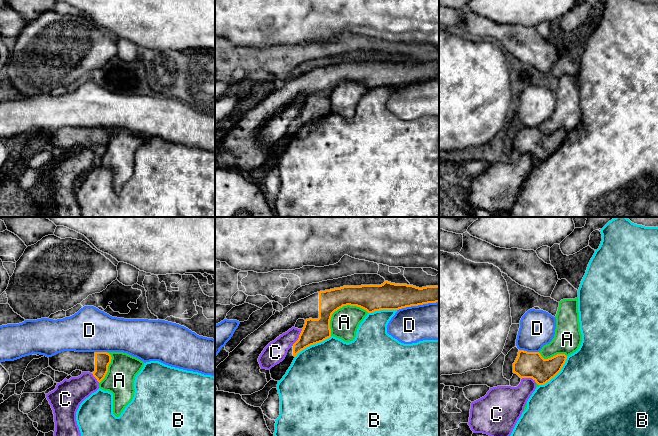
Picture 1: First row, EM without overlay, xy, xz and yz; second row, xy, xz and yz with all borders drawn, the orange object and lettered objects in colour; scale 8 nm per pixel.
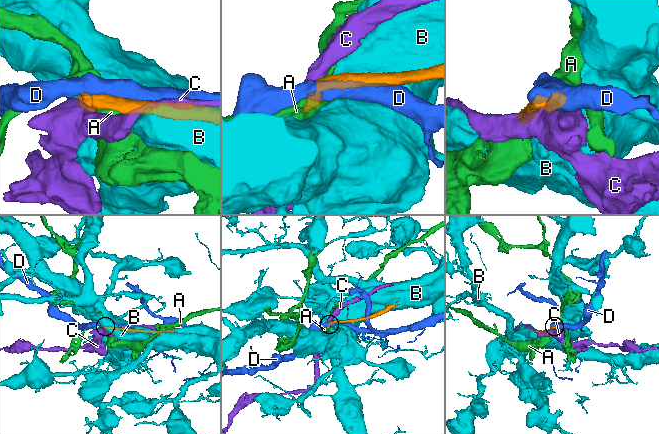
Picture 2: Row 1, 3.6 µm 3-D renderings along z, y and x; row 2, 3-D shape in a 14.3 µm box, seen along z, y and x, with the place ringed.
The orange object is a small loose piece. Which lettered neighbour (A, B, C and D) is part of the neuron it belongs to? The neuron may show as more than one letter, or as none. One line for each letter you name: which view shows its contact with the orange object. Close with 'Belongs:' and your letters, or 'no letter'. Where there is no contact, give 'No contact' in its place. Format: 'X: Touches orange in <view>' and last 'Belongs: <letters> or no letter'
Belongs: no letter

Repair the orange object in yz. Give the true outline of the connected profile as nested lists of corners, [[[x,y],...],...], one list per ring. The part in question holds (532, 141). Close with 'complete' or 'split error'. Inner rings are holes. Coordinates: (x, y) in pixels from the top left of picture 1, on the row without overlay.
[[[519,126],[513,139],[513,149],[521,155],[532,154],[538,161],[544,161],[561,147],[566,135],[565,130],[544,135],[539,128]]] | complete

